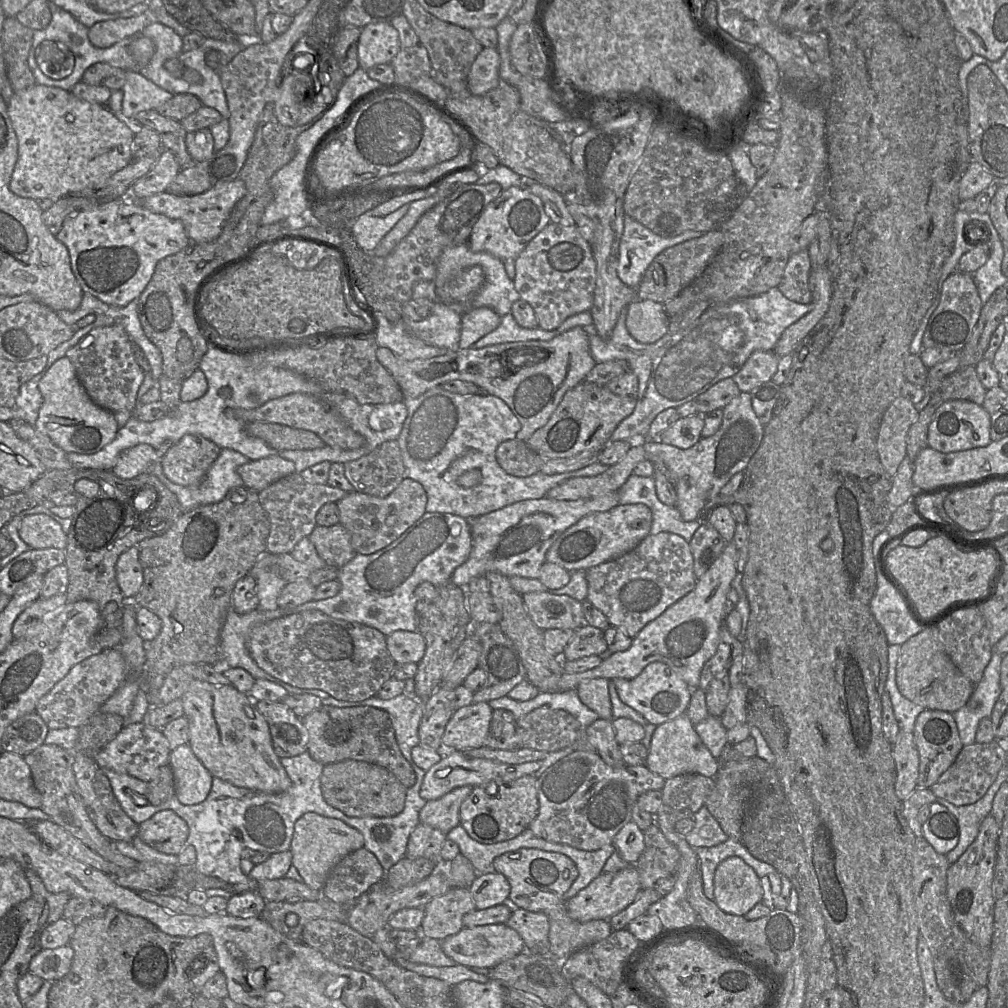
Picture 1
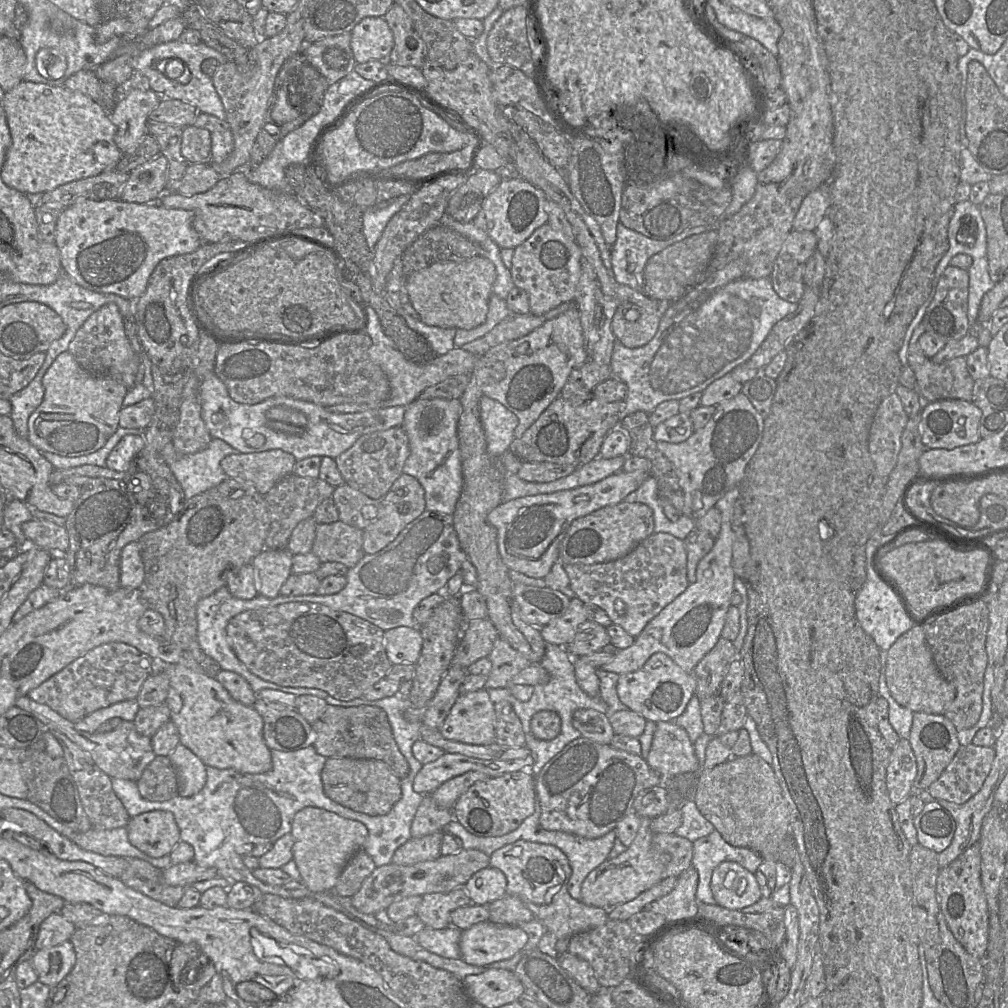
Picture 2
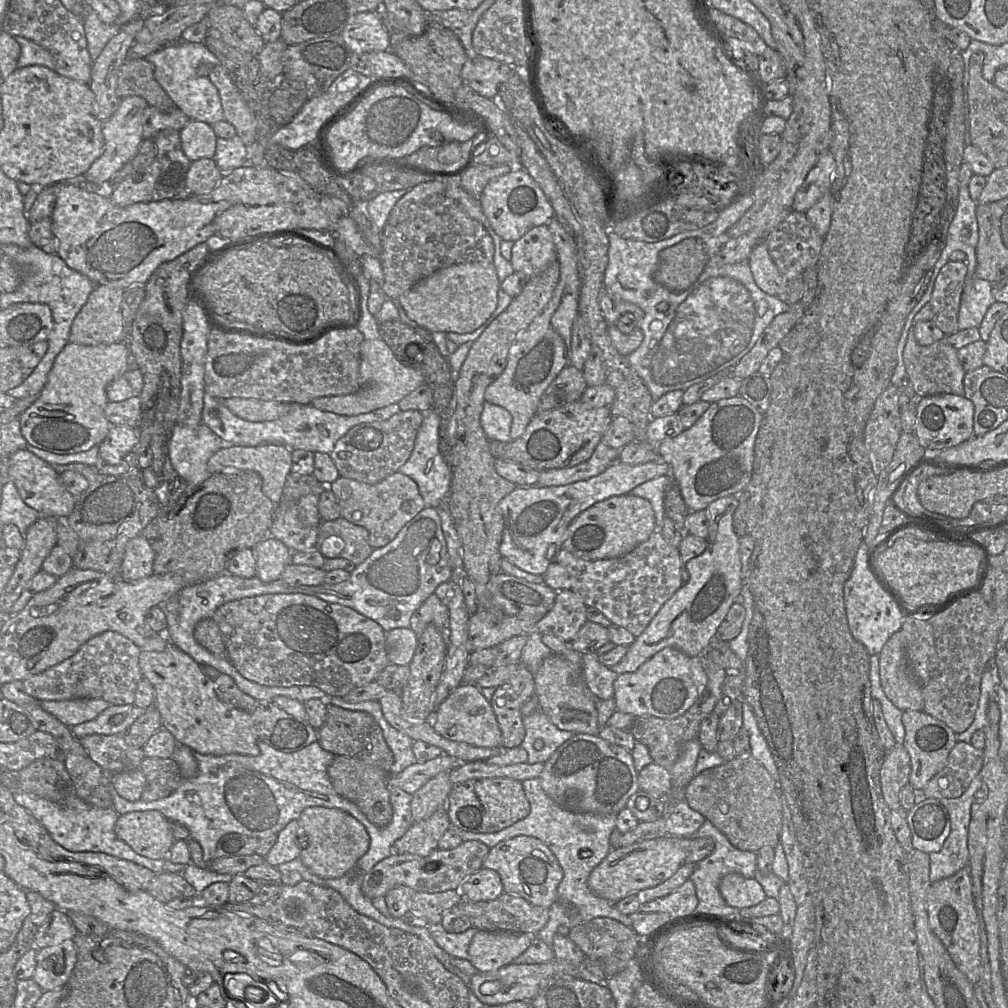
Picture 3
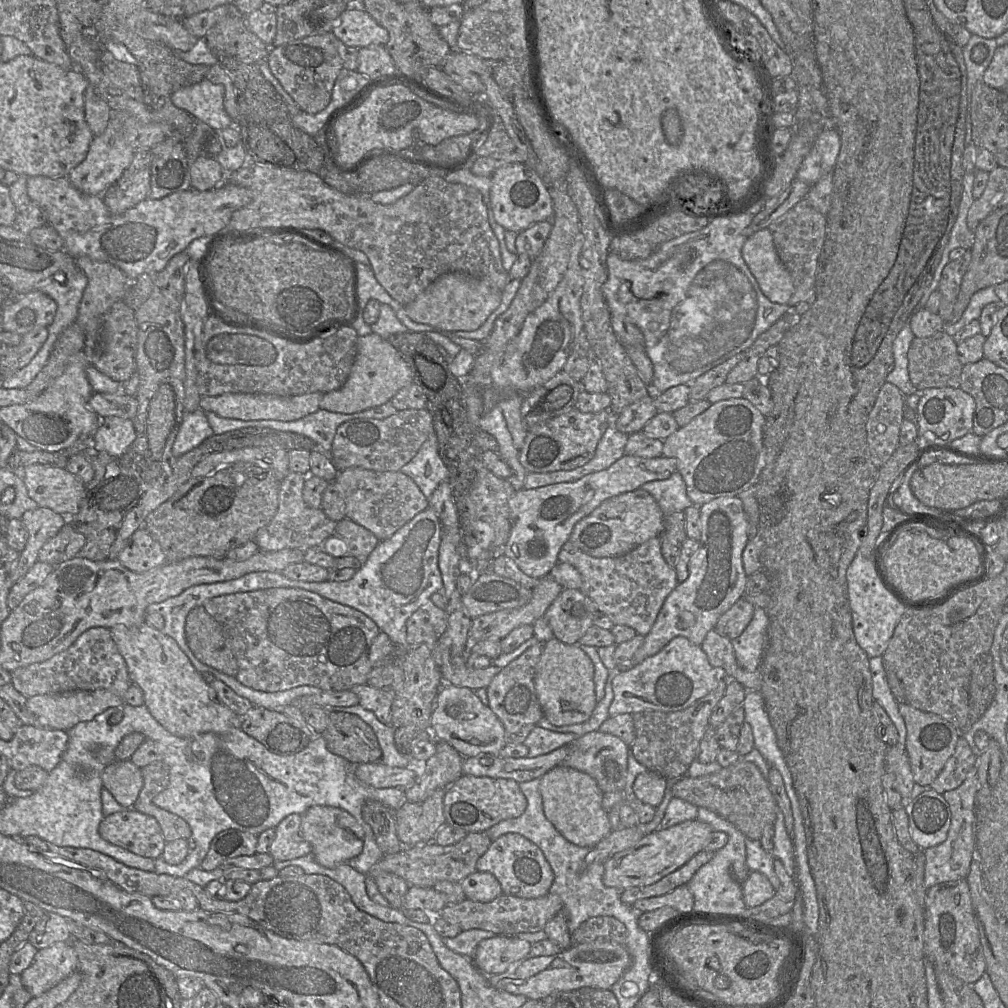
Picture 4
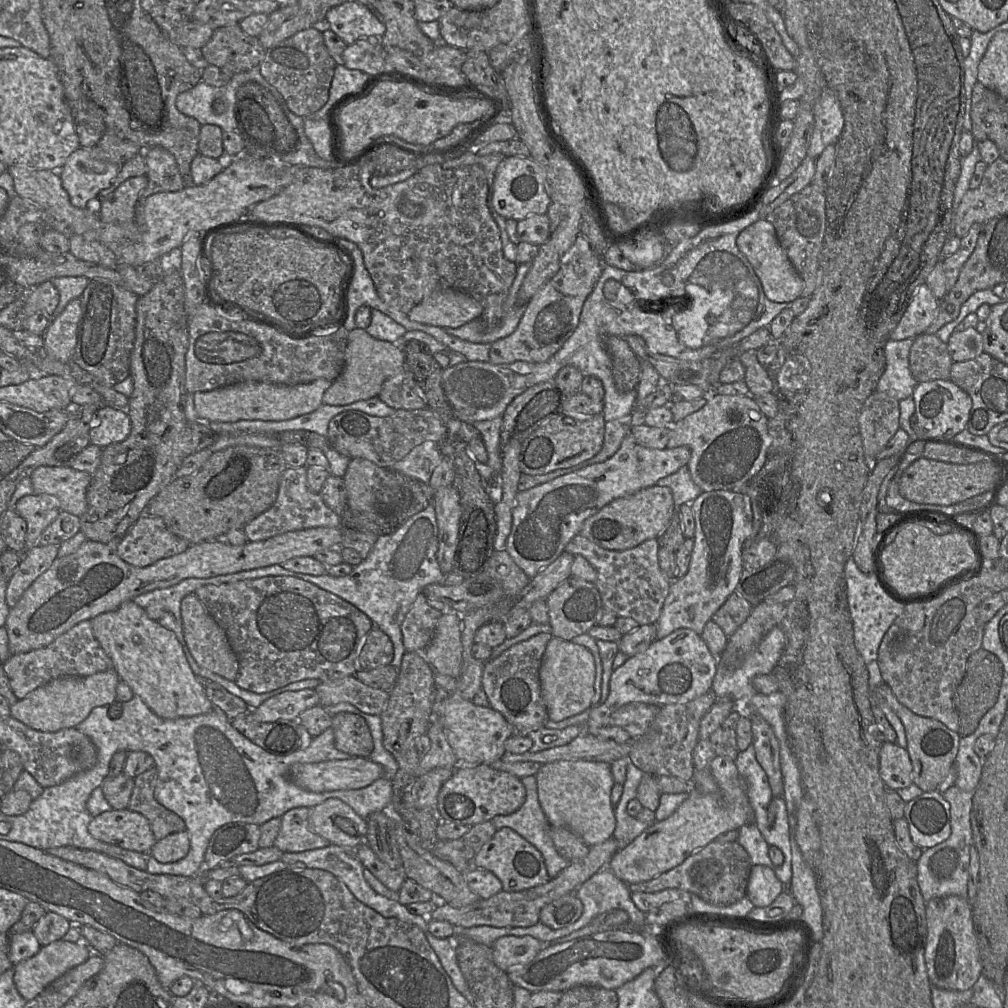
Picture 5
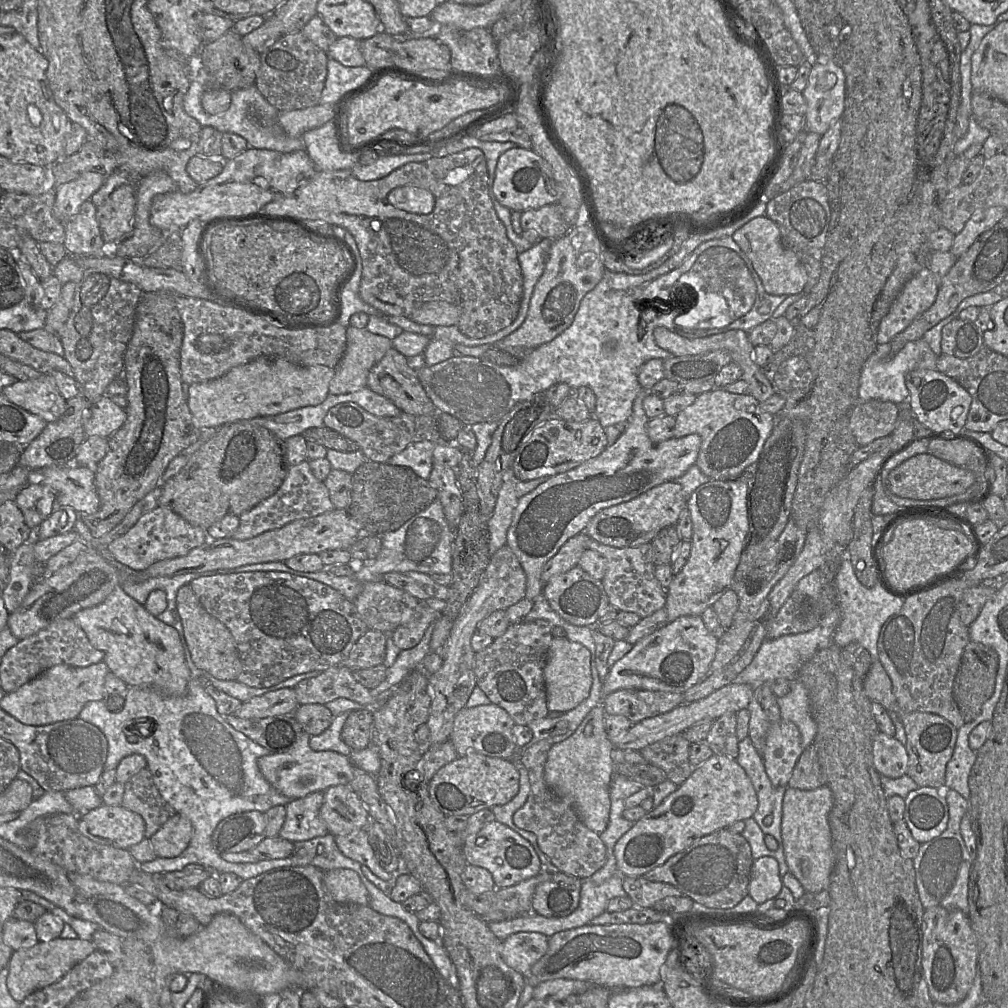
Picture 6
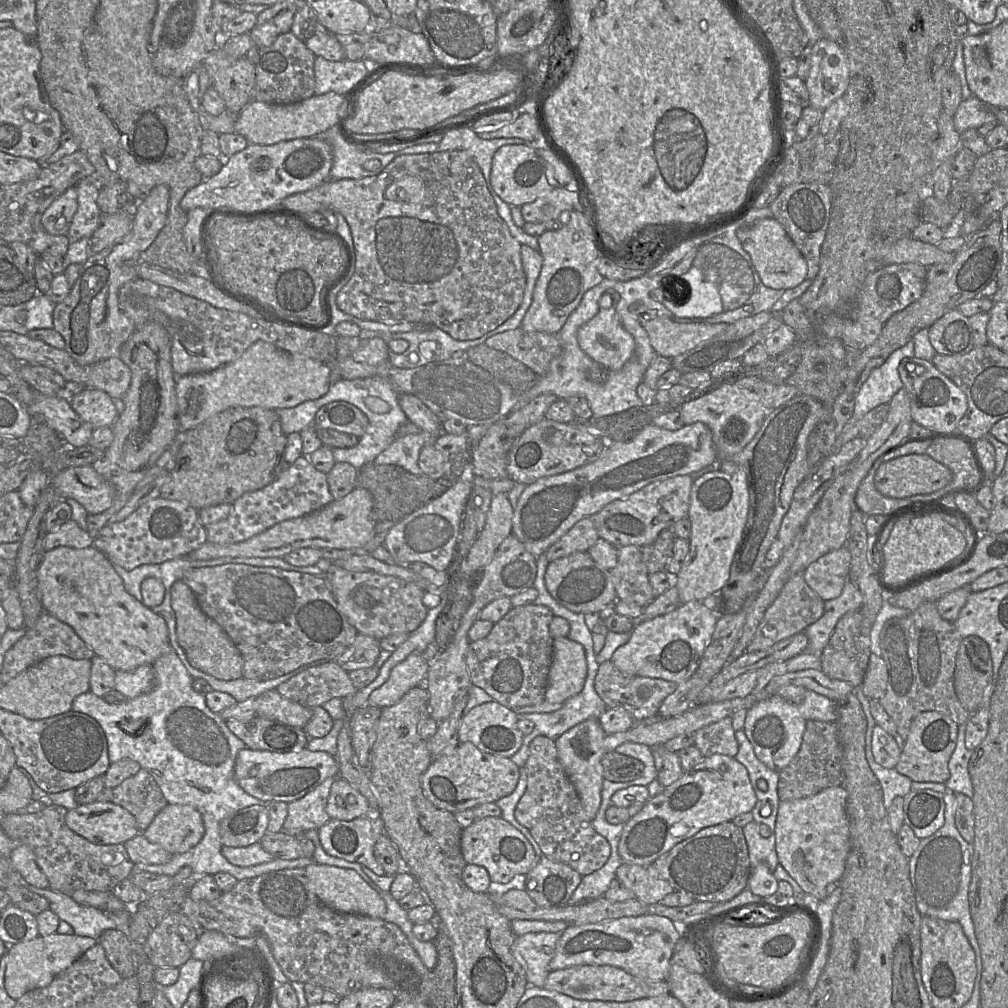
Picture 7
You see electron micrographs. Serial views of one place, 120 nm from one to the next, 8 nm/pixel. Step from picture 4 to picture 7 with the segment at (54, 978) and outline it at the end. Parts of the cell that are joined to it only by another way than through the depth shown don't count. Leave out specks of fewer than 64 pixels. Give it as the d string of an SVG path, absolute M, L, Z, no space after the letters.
M54 933L38 936L30 941L16 945L7 945L7 963L5 971L5 990L14 1000L18 1000L28 991L44 988L62 971L69 968L98 940L90 937Z

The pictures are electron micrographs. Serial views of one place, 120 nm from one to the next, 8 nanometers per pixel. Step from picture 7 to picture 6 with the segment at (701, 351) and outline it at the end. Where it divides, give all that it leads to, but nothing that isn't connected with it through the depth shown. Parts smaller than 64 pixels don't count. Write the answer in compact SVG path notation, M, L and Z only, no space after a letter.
M723 350L671 357L663 360L664 377L677 383L714 380L730 362L730 354Z

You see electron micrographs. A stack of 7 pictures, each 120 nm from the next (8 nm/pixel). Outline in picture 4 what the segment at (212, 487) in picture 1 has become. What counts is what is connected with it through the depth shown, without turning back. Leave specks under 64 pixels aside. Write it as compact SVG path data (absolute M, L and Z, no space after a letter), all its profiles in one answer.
M201 408L193 412L184 412L172 446L172 454L180 457L184 453L199 446L204 440L214 434L205 411Z

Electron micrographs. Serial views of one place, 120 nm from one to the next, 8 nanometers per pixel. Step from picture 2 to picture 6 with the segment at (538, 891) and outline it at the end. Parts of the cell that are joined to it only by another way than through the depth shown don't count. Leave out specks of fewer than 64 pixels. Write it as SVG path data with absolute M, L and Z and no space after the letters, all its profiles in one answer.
M497 820L489 822L476 834L469 836L462 844L462 852L467 864L483 867L491 873L495 888L510 887L539 875L543 869L531 843Z

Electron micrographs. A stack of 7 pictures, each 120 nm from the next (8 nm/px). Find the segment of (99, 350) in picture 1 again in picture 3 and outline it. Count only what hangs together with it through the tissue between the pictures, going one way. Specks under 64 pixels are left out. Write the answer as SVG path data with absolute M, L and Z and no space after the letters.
M95 285L71 325L69 342L108 345L125 342L122 299L124 289Z

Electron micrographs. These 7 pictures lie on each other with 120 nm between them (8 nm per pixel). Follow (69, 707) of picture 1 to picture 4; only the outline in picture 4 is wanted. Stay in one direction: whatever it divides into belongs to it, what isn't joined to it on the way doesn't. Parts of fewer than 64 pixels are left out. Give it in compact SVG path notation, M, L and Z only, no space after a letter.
M93 627L83 632L66 650L51 658L11 672L14 688L25 698L76 690L106 689L123 698L132 684L126 662L114 642L110 629Z

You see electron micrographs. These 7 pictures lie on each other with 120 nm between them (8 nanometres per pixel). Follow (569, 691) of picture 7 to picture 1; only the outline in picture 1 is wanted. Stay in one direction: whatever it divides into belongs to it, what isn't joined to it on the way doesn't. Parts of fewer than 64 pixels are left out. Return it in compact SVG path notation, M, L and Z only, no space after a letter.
M599 718L587 726L585 731L590 744L608 765L617 768L626 765L612 720Z

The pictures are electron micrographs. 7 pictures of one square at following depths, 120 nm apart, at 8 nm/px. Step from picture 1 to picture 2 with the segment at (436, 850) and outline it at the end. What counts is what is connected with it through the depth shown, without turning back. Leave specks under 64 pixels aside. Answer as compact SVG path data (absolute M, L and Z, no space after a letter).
M424 795L411 826L411 837L421 838L436 832L445 832L453 820L451 809L441 808L431 795Z

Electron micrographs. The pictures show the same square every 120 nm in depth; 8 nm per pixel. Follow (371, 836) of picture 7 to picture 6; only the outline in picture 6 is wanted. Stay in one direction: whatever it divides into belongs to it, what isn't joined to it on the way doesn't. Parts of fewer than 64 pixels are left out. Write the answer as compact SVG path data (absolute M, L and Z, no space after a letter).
M356 829L346 835L335 836L339 850L348 858L367 866L371 872L384 881L393 881L394 873L383 869L369 844L366 829Z

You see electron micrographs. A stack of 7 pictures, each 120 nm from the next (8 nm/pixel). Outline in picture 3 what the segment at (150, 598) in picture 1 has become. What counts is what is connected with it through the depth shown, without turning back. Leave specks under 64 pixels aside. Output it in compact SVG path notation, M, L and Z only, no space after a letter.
M225 471L212 474L207 480L198 486L188 486L186 492L179 500L170 506L170 502L164 502L164 510L159 513L140 533L151 545L155 552L153 562L154 574L176 573L183 582L184 587L190 587L198 583L205 582L226 573L226 565L229 558L237 551L245 548L254 548L262 539L268 536L269 528L272 523L276 505L262 491L262 478L255 471Z

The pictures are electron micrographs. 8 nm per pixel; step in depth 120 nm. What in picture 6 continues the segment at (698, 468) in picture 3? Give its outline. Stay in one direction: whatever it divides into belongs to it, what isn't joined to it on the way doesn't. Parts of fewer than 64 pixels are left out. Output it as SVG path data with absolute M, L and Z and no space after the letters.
M723 388L697 395L695 402L676 416L674 437L690 434L701 437L696 464L711 480L733 480L759 457L765 441L770 436L777 417L761 409L751 394L731 393Z

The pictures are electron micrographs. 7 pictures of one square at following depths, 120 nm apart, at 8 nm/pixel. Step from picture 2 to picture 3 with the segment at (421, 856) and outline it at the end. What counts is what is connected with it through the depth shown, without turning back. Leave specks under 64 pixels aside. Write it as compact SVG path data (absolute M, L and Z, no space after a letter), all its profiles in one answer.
M441 808L426 819L413 822L406 833L394 842L394 853L426 856L438 848L440 838L450 827L447 810Z

